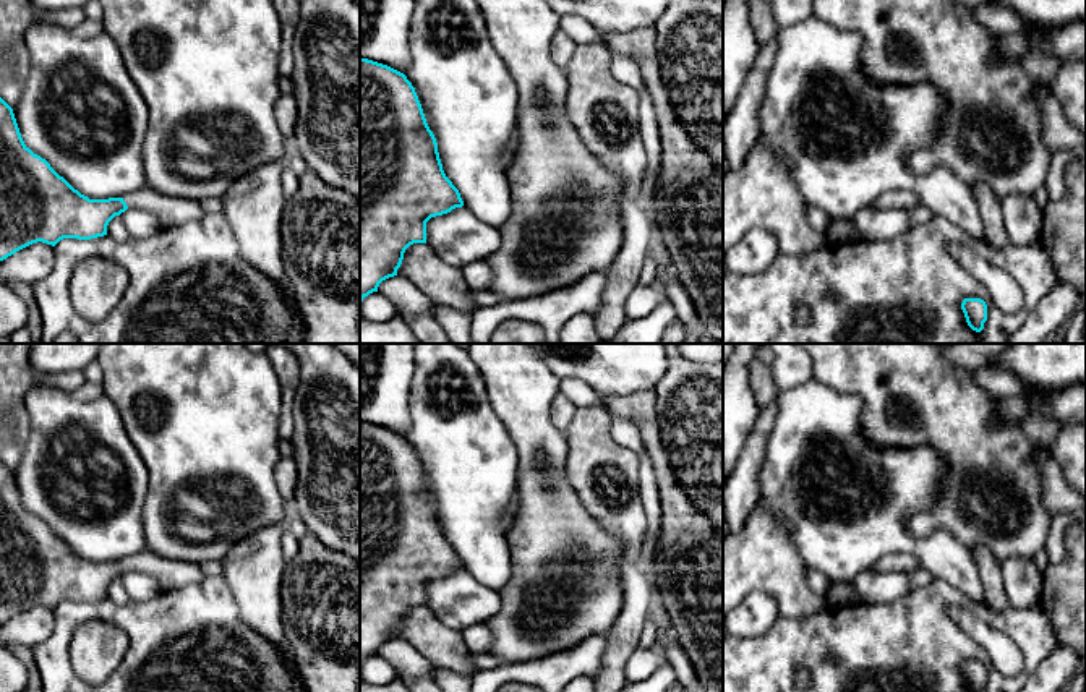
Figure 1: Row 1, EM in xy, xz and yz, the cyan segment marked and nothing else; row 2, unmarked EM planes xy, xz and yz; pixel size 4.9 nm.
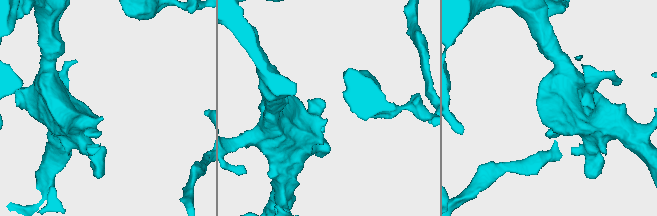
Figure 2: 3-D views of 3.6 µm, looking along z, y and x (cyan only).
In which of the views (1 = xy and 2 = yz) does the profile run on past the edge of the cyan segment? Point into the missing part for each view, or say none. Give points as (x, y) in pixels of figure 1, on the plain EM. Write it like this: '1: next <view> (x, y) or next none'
1: next xy (171, 574)
2: next none

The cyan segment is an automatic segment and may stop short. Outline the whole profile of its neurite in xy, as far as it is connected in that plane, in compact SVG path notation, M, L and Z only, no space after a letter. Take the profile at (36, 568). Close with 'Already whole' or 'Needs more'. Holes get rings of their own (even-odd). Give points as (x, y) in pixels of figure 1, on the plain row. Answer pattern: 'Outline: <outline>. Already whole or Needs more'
Outline: M0 460L0 624L37 604L55 609L63 601L104 600L109 585L128 570L154 577L162 590L204 579L199 564L164 559L148 548L123 561L89 562L24 507L13 472Z. Needs more

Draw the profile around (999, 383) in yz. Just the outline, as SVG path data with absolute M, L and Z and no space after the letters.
M984 366L971 371L974 381L994 399L1018 395L1024 391L1024 381L1011 371Z

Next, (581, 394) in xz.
M562 379L559 382L559 392L564 394L575 408L605 407L600 394L582 379Z

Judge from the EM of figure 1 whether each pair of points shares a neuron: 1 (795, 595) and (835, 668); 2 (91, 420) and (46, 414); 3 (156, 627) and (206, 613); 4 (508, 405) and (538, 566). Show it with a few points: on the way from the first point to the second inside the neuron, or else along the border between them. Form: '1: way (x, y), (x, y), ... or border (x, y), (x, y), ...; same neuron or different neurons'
1: border (827, 605), (806, 616), (780, 616); different neurons
2: way (80, 420), (57, 418); same neuron
3: way (169, 627), (193, 624); same neuron
4: way (538, 446), (538, 525); same neuron

